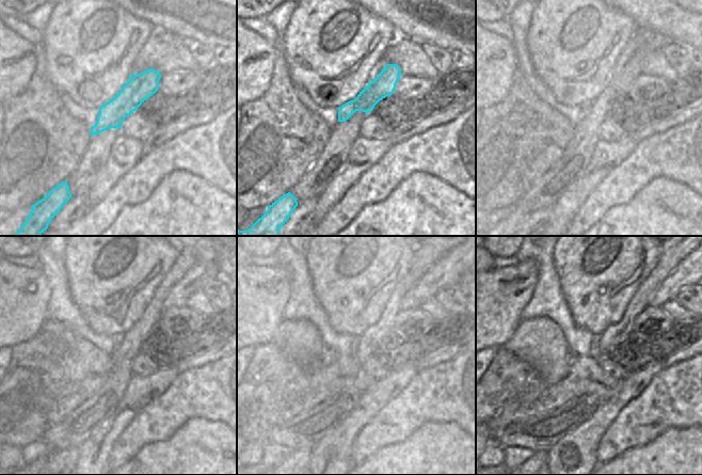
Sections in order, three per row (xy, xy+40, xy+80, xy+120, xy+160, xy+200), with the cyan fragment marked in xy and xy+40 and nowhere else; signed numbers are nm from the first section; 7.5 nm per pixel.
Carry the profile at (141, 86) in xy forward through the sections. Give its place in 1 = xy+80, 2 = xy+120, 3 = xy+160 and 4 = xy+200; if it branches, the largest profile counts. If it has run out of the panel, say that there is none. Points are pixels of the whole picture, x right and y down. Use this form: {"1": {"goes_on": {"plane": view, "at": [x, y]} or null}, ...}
{"1": {"goes_on": {"plane": "xy+80", "at": [633, 69]}}, "2": {"goes_on": {"plane": "xy+120", "at": [177, 297]}}, "3": {"goes_on": {"plane": "xy+160", "at": [450, 269]}}, "4": {"goes_on": {"plane": "xy+200", "at": [692, 270]}}}

